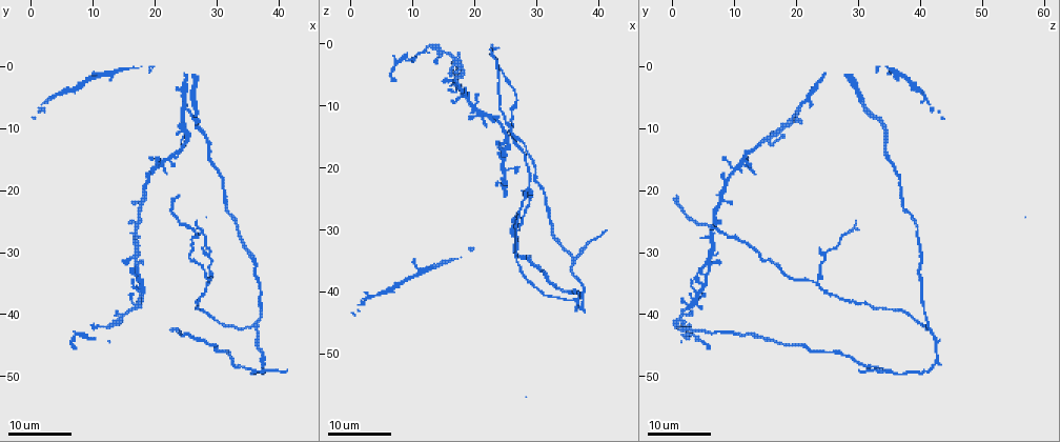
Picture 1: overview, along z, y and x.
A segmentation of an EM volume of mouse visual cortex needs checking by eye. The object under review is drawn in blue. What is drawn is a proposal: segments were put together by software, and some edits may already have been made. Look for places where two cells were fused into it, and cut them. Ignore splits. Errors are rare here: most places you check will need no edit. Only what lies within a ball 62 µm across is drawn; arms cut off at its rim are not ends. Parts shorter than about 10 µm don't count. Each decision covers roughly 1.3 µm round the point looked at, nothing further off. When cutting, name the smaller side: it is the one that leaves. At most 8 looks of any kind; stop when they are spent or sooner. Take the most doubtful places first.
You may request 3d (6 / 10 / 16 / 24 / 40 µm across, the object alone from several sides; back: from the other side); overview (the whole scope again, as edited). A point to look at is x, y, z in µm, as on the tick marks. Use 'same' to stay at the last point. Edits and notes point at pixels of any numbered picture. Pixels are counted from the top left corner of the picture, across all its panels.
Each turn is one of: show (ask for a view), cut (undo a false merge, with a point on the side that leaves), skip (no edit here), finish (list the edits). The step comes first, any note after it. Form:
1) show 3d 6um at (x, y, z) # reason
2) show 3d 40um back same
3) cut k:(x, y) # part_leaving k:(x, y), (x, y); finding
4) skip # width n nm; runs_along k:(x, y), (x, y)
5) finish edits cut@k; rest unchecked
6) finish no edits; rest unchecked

show 3d 16um at (29.0, 35.0, 23.5) # three-way junction

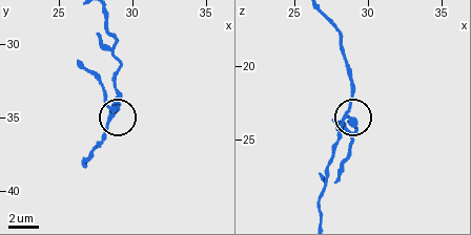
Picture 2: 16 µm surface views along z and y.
show 3d 10um at (28.8, 34.8, 23.2)

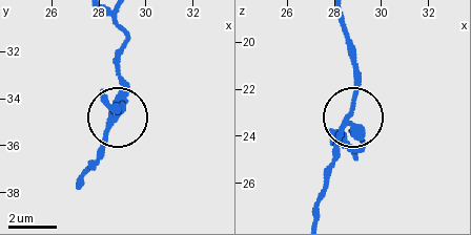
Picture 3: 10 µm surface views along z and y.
cut 3:(125, 94) # arms 3; a second cell is stuck on

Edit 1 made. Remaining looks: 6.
show overview

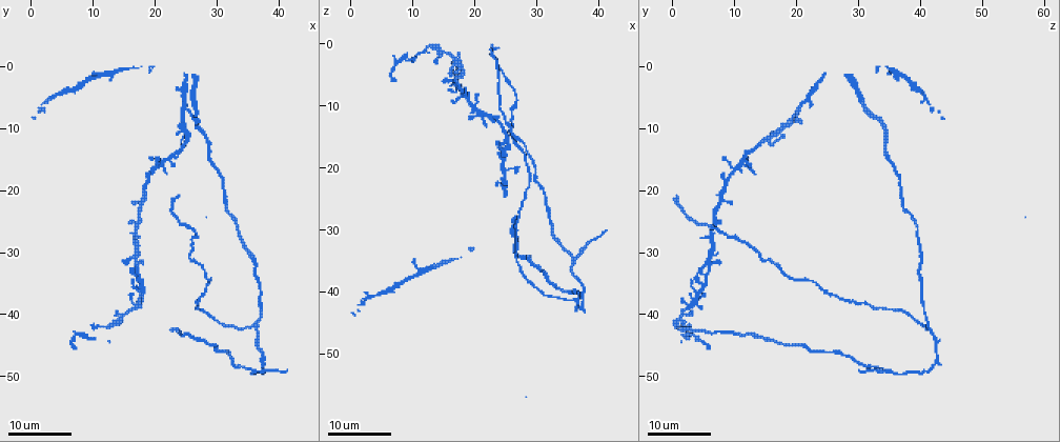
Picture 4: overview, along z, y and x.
show 3d 16um at (36.0, 41.5, 41.5) # three arms meet

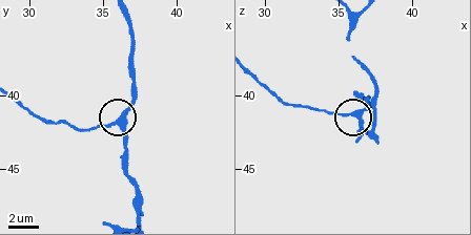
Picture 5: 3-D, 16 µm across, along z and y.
show 3d 10um at (36.2, 42.0, 41.2)

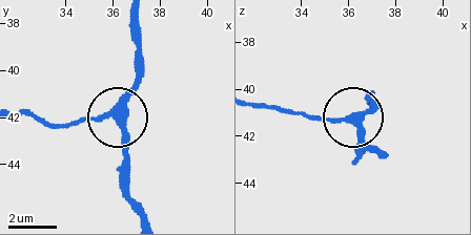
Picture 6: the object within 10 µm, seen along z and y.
skip # arms 3; continuous, no second cell

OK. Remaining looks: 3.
show 3d 24um at (31.5, 46.5, 25.0) # narrows sharply

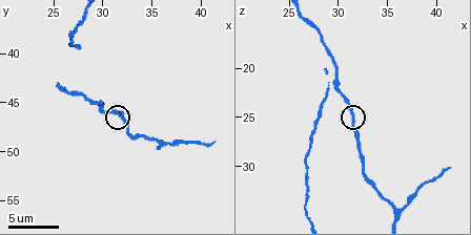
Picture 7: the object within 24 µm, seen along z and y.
show 3d 10um same # zoom in

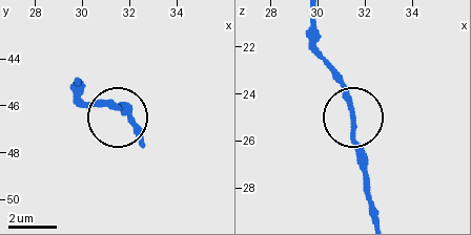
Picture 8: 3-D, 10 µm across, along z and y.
skip # width 190 nm; one cell here

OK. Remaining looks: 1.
finish edits cut@3; rest unchecked

